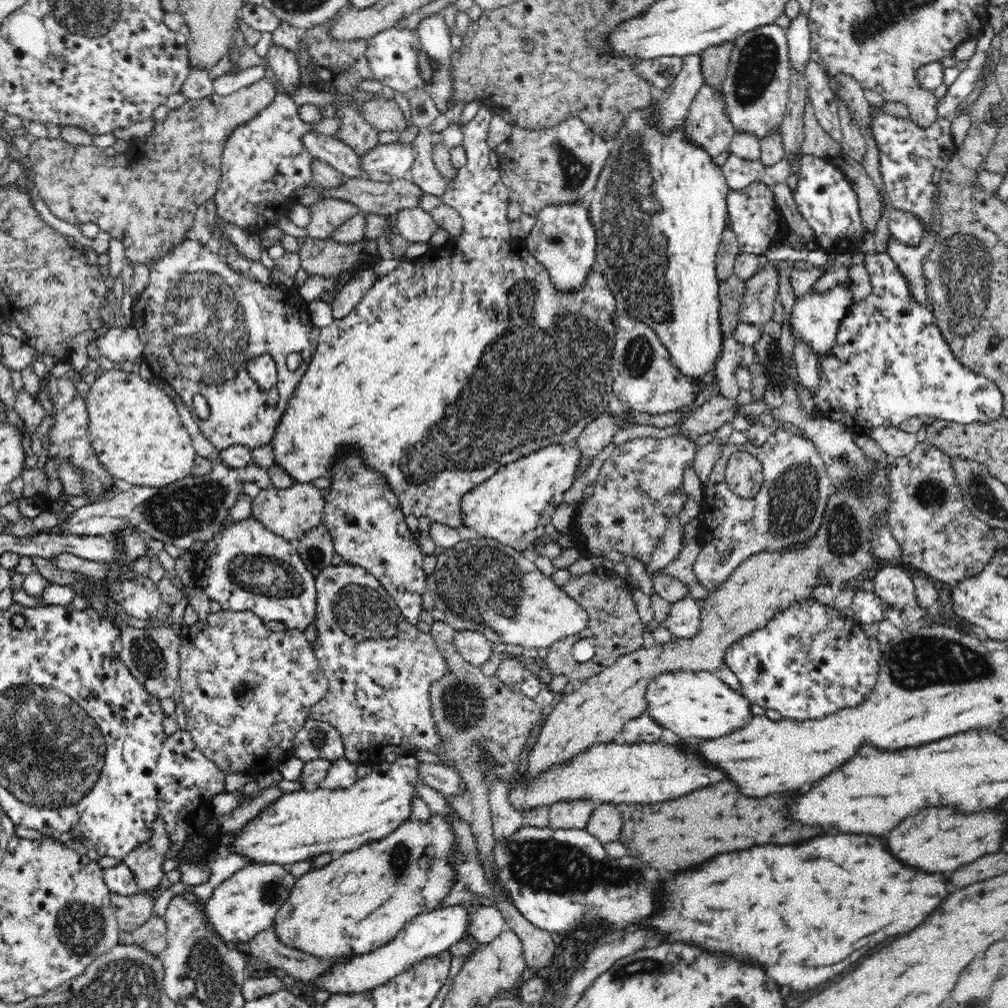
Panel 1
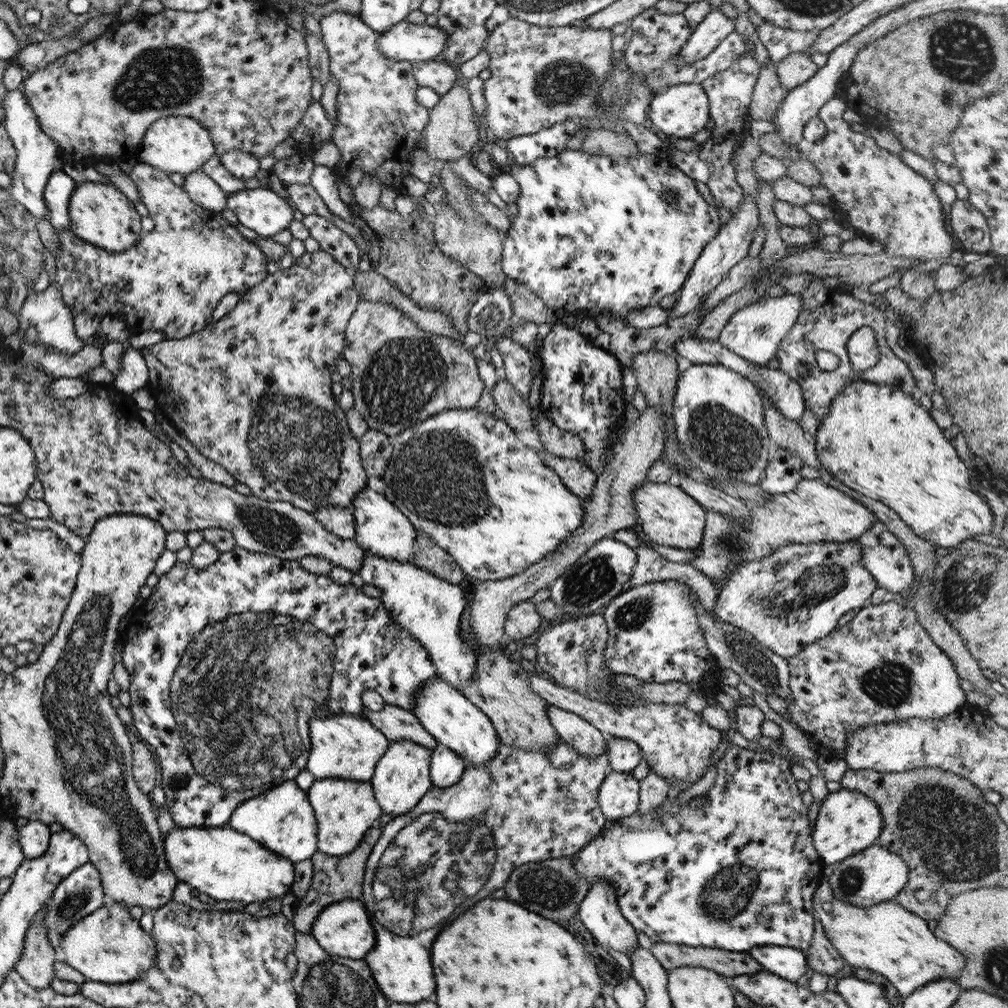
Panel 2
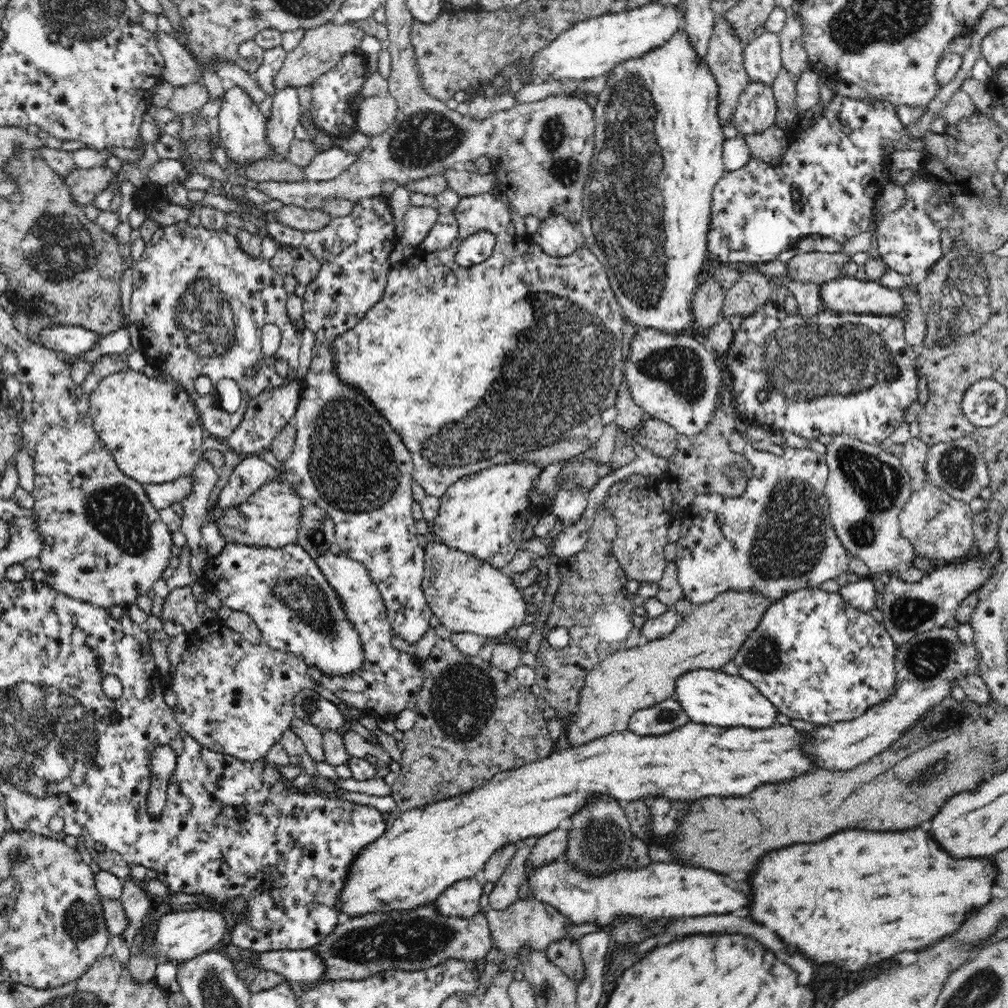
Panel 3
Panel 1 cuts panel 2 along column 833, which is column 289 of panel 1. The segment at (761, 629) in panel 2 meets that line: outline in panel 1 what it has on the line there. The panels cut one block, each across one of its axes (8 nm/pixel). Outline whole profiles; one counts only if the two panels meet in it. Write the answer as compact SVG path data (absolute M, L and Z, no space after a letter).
M250 514L244 520L232 521L214 540L206 541L203 546L194 556L192 576L198 579L198 586L222 609L252 611L266 622L284 621L288 629L303 630L315 621L315 578L298 555L295 543L274 534Z

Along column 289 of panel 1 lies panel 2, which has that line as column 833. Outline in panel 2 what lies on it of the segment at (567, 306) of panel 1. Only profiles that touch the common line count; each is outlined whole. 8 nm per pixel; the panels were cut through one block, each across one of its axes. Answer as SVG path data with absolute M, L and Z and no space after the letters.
M859 380L843 386L831 401L825 419L819 422L813 444L823 469L841 484L883 503L896 512L919 538L933 542L937 548L951 549L961 540L976 538L977 534L989 531L993 513L969 485L974 470L958 456L947 433L935 425L915 395L903 394L885 384Z

